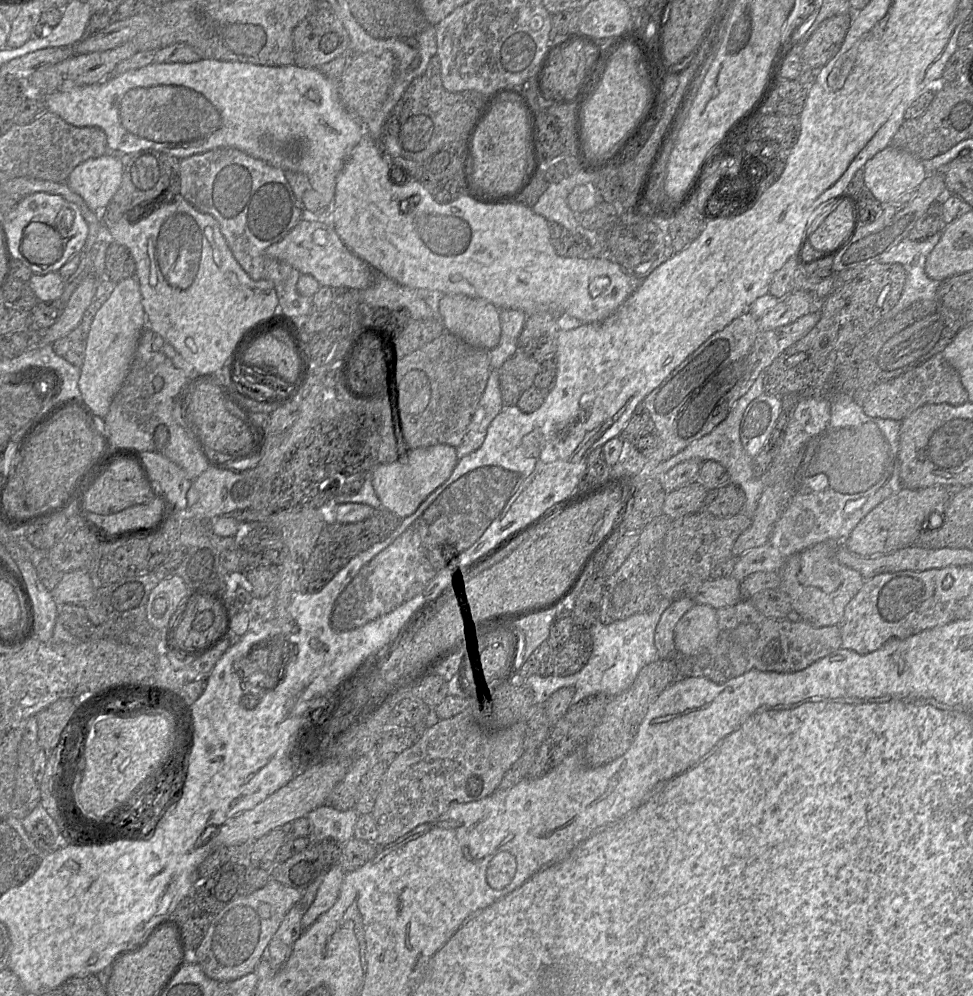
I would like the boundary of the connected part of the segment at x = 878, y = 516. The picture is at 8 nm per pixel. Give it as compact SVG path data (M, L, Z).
M944 486L902 488L868 513L843 542L850 551L859 555L886 554L914 545L925 518L931 513L931 516L942 516L951 495L952 490Z

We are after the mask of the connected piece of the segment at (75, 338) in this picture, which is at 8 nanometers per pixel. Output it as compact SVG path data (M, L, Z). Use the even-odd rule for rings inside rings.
M86 309L78 326L52 343L53 351L76 367L83 364L87 336L94 316Z

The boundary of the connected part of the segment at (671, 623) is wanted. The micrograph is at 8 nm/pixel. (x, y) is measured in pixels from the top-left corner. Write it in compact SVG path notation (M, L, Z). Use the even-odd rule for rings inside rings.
M680 596L670 602L661 615L654 632L654 645L659 659L681 658L676 653L675 626L680 618L695 604L689 596Z

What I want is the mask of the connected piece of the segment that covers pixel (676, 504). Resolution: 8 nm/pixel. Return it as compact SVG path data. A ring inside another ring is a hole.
M692 482L671 491L664 500L662 514L669 520L676 520L703 509L708 491L698 482Z

